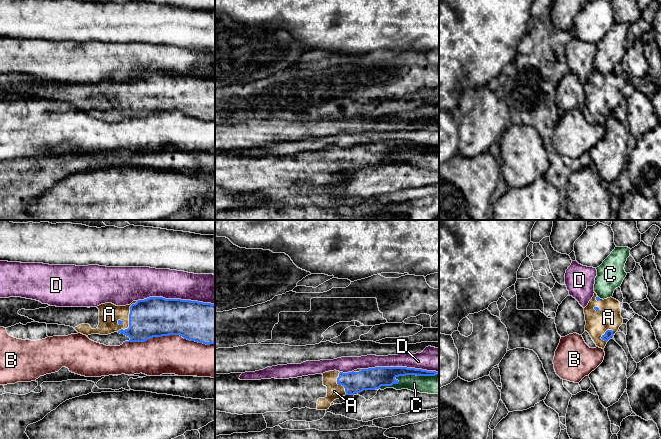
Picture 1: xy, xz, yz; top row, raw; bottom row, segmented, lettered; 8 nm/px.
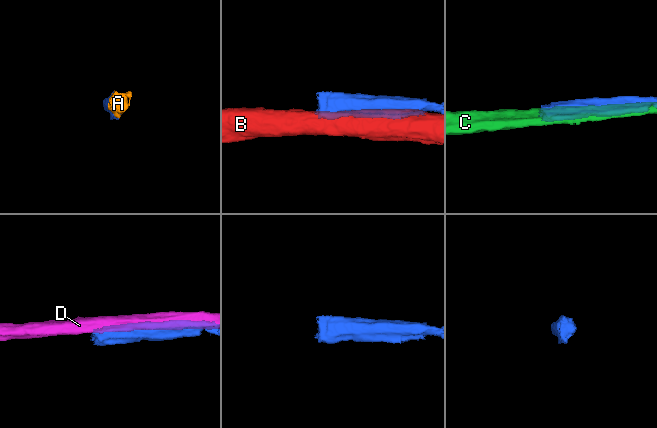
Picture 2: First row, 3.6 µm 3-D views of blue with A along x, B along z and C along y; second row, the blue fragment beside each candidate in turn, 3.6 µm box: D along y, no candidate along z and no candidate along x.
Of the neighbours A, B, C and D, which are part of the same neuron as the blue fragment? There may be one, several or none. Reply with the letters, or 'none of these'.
A

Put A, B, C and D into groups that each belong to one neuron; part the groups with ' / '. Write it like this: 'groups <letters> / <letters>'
groups A / B / C / D

